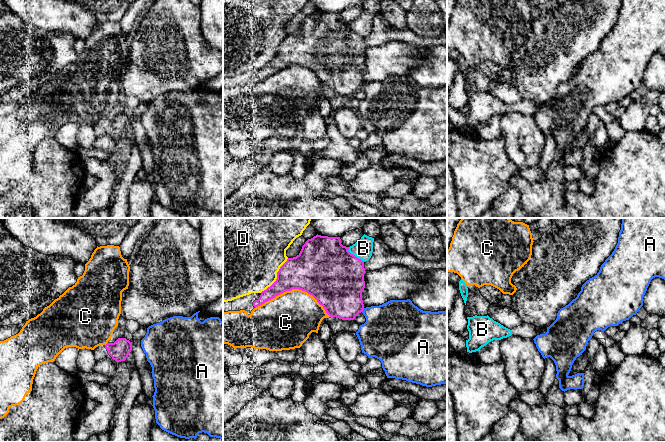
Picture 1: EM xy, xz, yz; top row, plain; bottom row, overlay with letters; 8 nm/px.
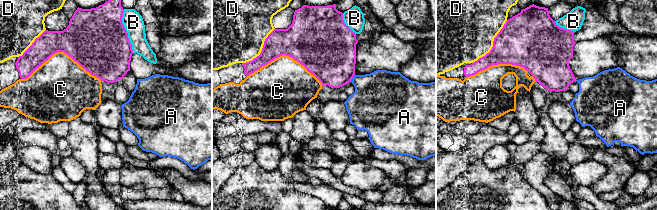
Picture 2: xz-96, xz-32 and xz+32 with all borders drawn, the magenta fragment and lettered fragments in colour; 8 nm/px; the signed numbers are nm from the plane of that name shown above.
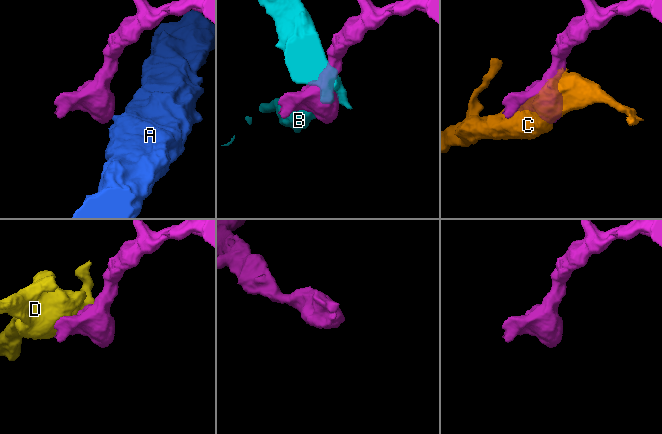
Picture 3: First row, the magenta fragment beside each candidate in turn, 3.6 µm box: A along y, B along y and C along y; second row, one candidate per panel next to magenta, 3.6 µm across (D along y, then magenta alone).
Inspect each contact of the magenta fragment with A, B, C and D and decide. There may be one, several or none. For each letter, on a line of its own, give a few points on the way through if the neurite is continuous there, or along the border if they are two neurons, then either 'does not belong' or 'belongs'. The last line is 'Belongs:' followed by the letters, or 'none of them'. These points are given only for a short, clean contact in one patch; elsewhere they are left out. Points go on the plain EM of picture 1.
A: border xz (364, 84), (361, 87); does not belong
B: does not belong
C: does not belong
D: does not belong
Belongs: none of them

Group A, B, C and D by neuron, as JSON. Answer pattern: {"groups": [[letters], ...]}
{"groups": [["A"], ["B"], ["C"], ["D"]]}

